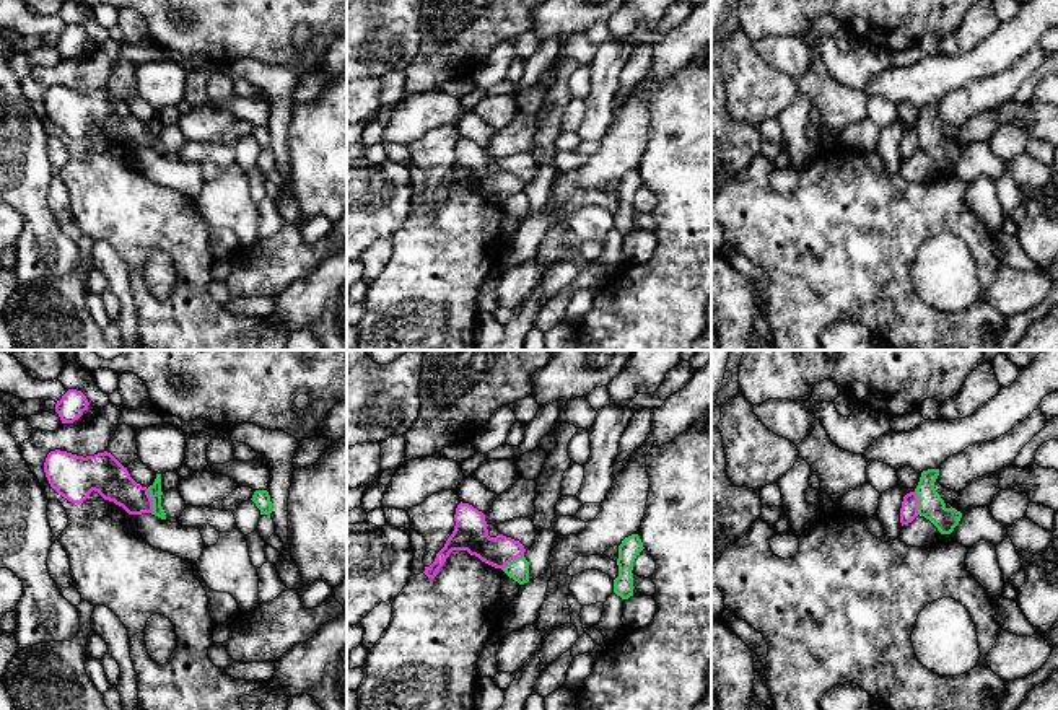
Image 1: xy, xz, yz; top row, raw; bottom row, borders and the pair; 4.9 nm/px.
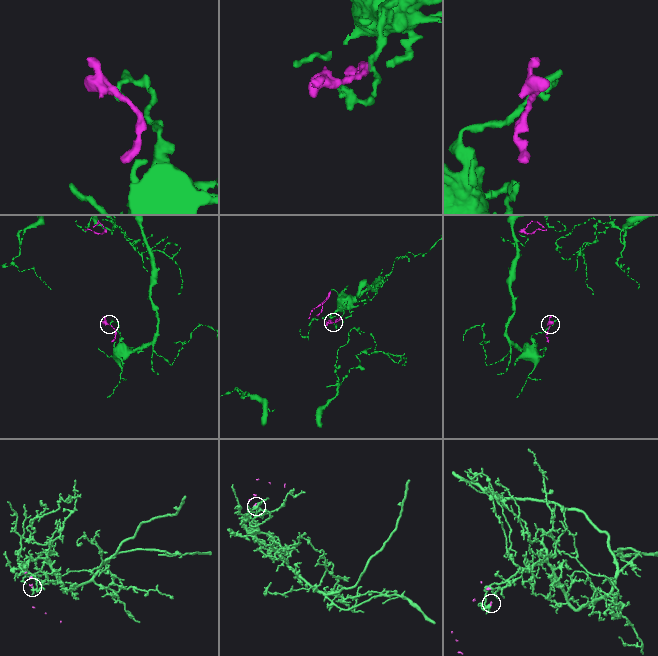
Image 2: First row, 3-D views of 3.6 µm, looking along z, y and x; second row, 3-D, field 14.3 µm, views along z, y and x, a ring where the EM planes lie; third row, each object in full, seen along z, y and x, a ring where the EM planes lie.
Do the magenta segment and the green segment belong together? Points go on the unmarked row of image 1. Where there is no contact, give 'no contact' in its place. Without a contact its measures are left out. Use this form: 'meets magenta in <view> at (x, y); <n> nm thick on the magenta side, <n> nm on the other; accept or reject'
meets magenta in xy at (152, 137); 180 nm thick on the magenta side, 60 nm on the other; reject

